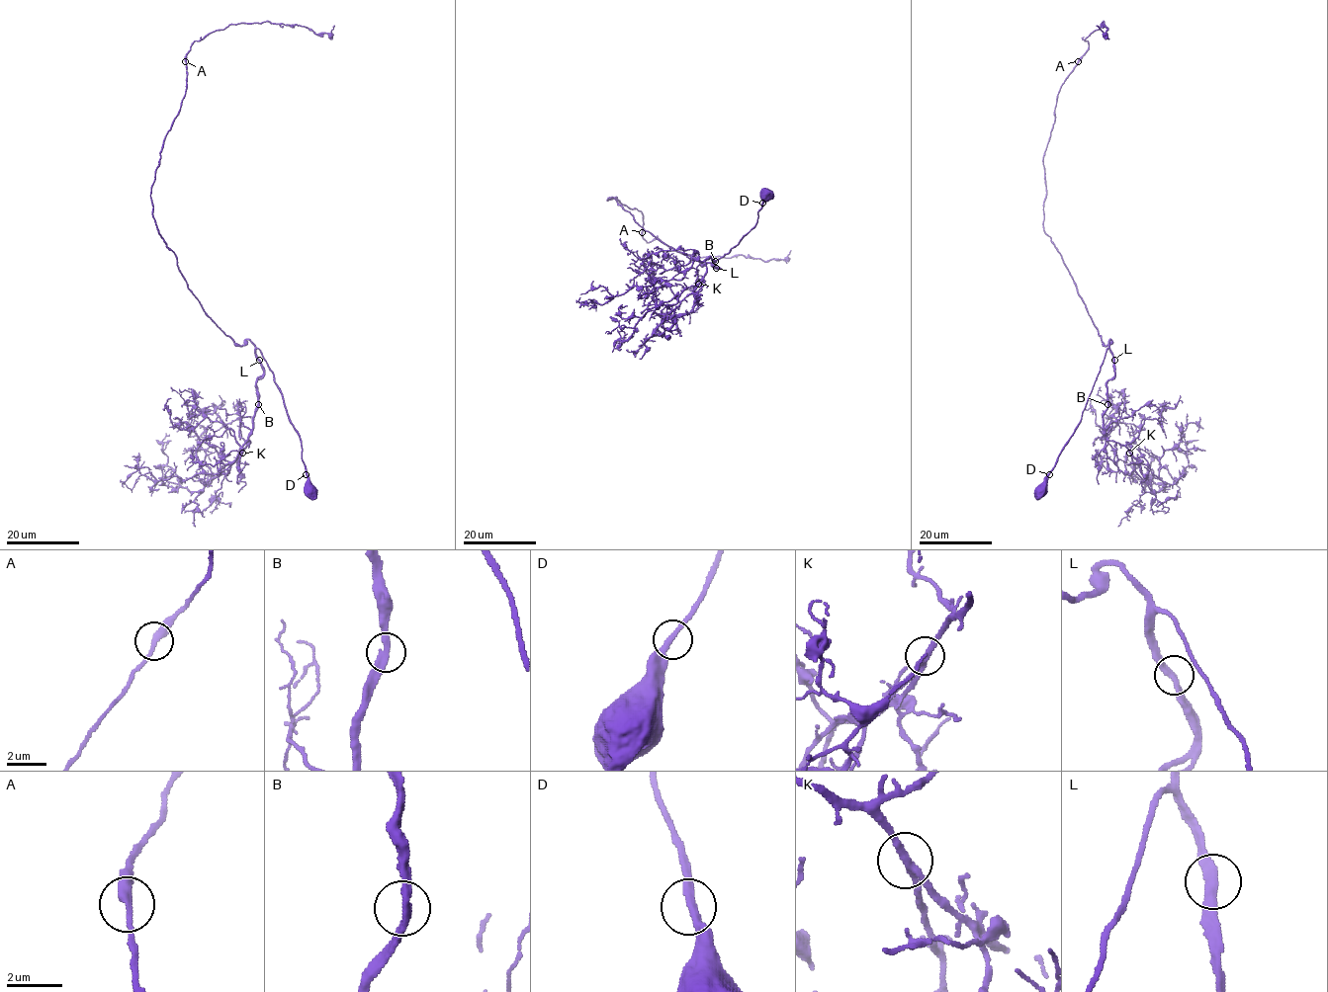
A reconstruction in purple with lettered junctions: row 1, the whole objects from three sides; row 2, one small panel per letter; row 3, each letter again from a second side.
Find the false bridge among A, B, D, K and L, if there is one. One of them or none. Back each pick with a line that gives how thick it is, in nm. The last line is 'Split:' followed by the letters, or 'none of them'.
Split: none of them

